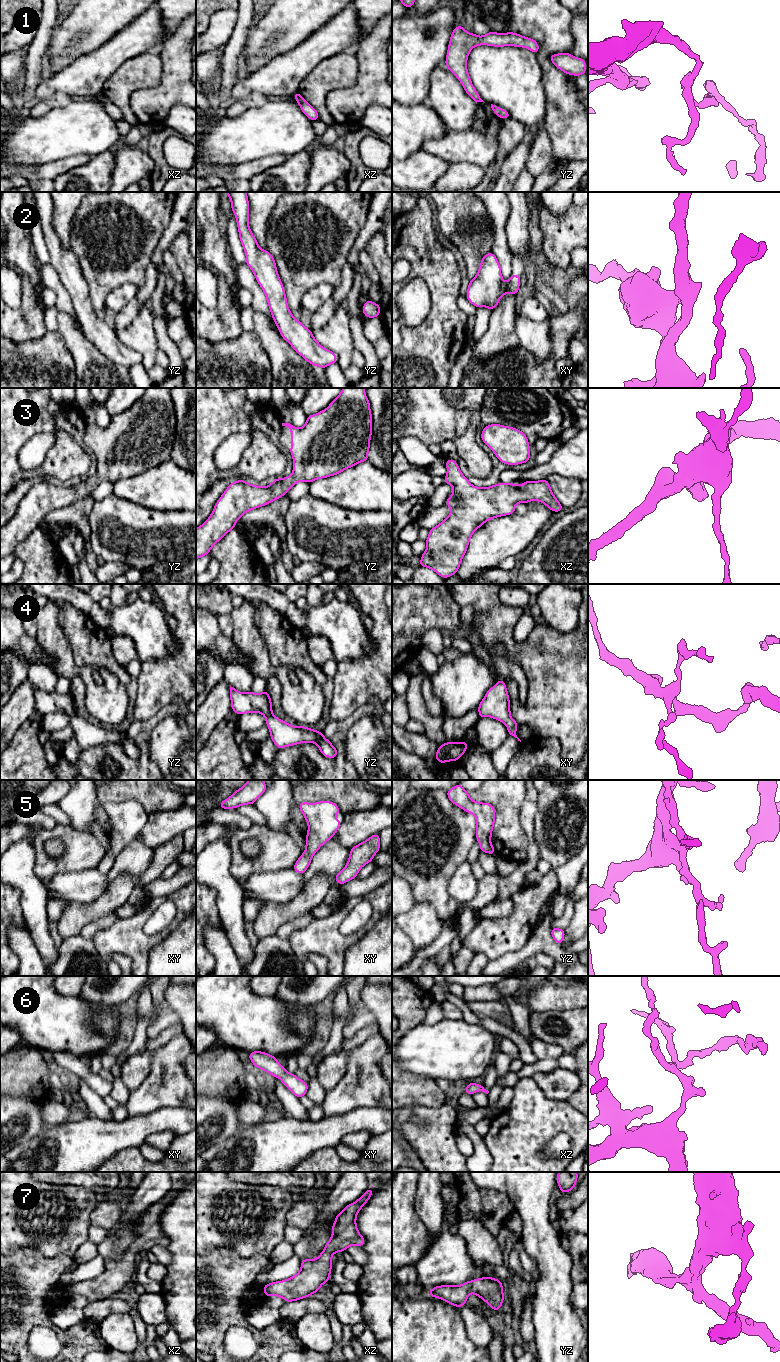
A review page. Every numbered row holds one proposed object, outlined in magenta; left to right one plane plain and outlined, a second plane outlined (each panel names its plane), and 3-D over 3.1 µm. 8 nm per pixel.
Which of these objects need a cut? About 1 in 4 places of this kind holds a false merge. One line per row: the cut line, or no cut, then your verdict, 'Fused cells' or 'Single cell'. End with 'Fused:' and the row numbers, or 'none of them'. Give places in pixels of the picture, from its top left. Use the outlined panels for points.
1: No split. Single cell
2: No split. Single cell
3: No split. Single cell
4: No split. Single cell
5: No split. Single cell
6: No split. Single cell
7: No split. Single cell
Fused: none of them

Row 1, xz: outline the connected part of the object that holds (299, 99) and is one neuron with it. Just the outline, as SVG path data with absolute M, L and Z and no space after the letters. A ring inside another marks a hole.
M297 91L294 95L296 102L299 104L302 112L312 121L319 119L318 112L307 102L303 99L303 97Z

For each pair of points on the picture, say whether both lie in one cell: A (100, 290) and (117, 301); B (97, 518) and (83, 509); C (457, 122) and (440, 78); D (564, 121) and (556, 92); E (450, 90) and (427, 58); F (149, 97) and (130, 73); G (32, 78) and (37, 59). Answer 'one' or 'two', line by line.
A: two
B: two
C: one
D: one
E: two
F: two
G: one

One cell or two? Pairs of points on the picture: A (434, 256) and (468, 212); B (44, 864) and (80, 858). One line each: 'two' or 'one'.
A: two
B: one

